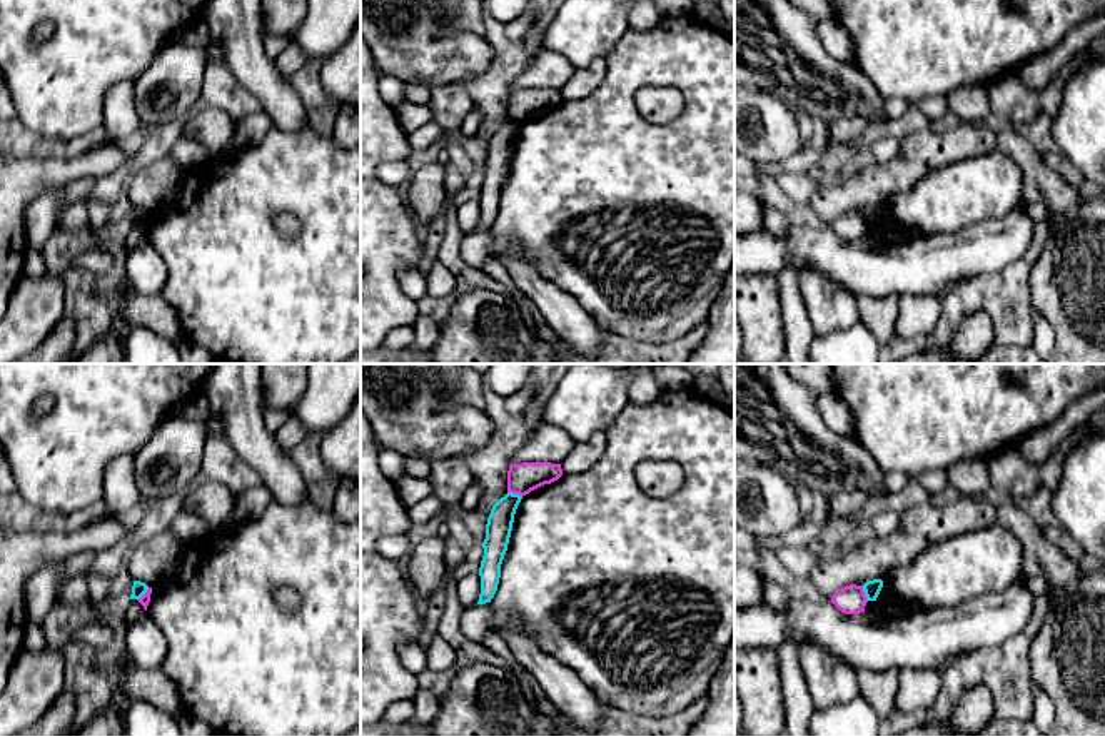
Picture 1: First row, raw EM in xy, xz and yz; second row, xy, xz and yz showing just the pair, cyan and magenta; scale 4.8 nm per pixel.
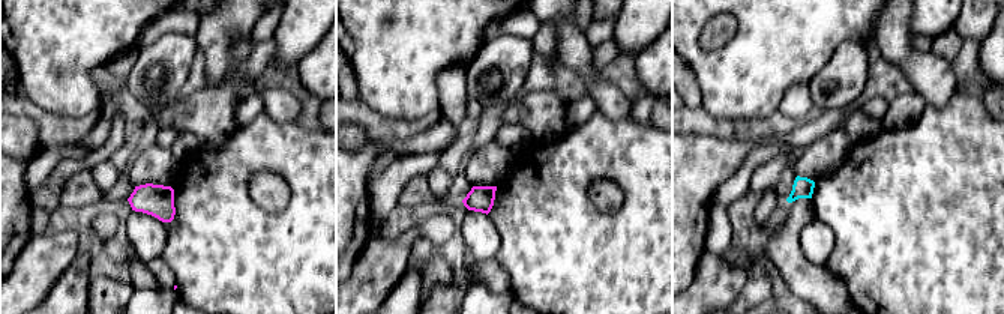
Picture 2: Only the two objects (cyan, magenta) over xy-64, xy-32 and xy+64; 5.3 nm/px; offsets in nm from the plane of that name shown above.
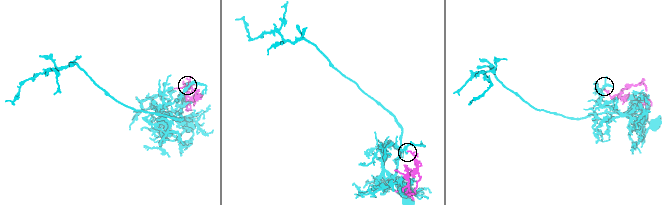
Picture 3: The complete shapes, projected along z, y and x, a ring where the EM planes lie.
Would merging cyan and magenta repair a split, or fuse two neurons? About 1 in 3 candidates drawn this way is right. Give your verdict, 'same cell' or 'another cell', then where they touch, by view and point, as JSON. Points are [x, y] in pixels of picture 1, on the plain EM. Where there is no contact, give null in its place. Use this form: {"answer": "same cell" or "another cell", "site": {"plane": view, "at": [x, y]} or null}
{"answer": "another cell", "site": {"plane": "xz", "at": [514, 120]}}

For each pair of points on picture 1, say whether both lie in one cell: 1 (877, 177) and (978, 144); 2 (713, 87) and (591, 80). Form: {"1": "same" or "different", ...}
{"1": "same", "2": "different"}

